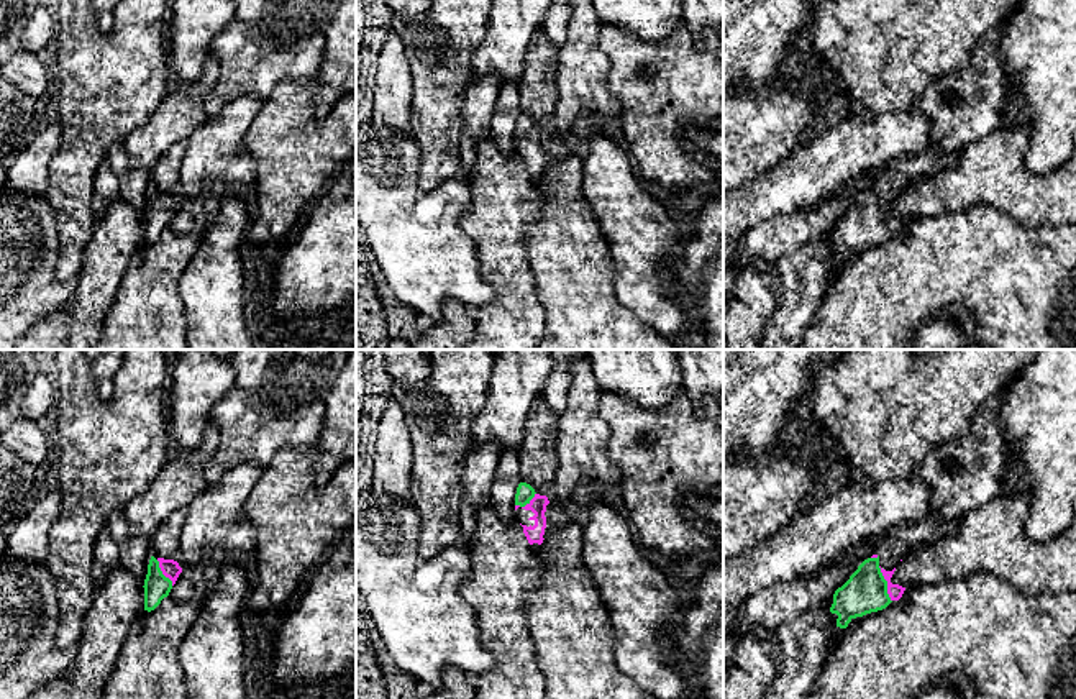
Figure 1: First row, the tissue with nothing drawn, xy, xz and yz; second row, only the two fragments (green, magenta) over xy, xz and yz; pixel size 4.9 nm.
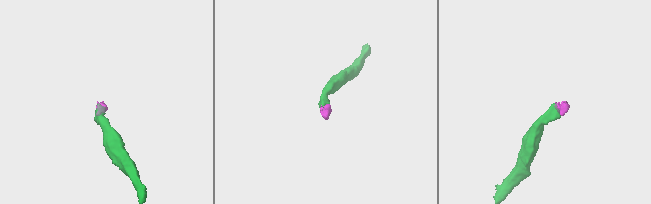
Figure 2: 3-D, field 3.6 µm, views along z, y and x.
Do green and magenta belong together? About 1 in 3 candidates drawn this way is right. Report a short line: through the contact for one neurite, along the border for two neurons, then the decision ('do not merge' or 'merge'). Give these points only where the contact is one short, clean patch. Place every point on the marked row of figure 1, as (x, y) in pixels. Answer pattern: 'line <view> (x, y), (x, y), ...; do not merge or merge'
line yz (866, 589), (873, 584), (886, 584), (894, 591); merge

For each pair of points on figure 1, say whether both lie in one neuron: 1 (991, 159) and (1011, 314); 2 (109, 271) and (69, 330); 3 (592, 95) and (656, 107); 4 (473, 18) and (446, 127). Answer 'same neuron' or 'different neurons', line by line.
1: different neurons
2: same neuron
3: different neurons
4: same neuron

